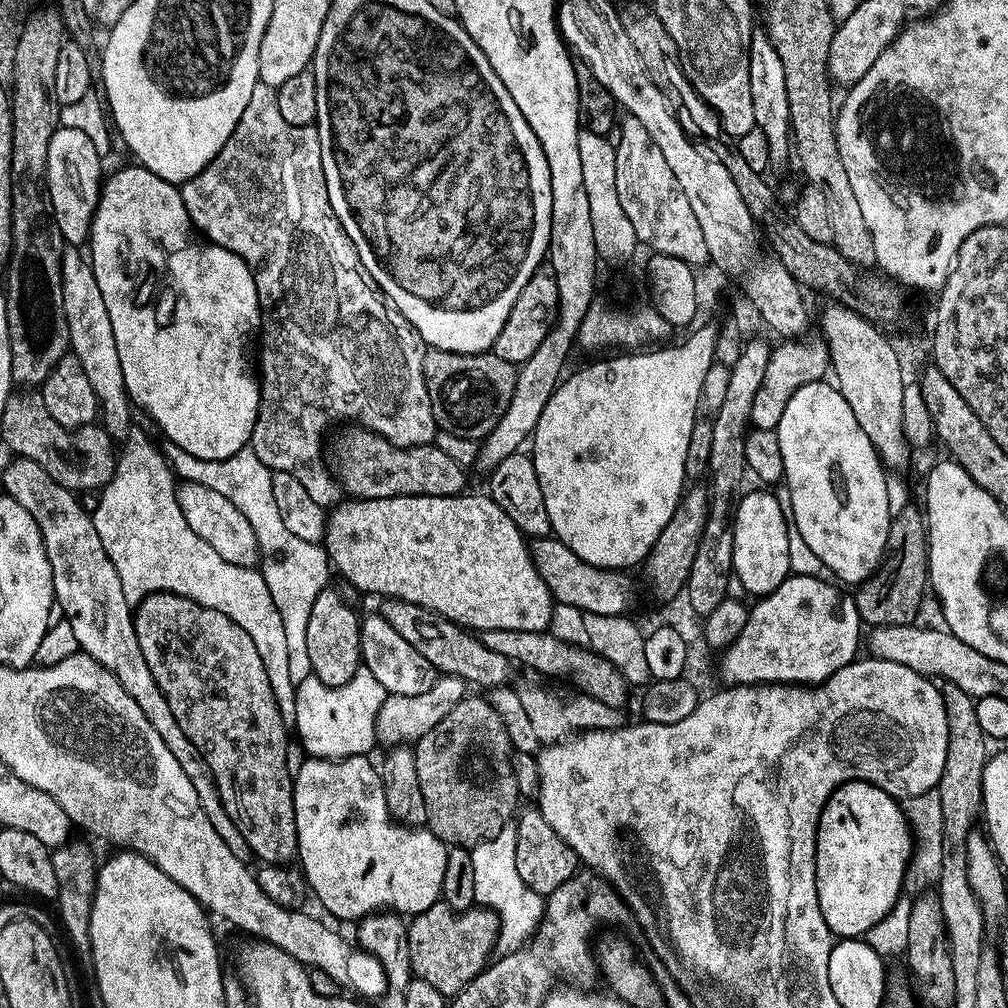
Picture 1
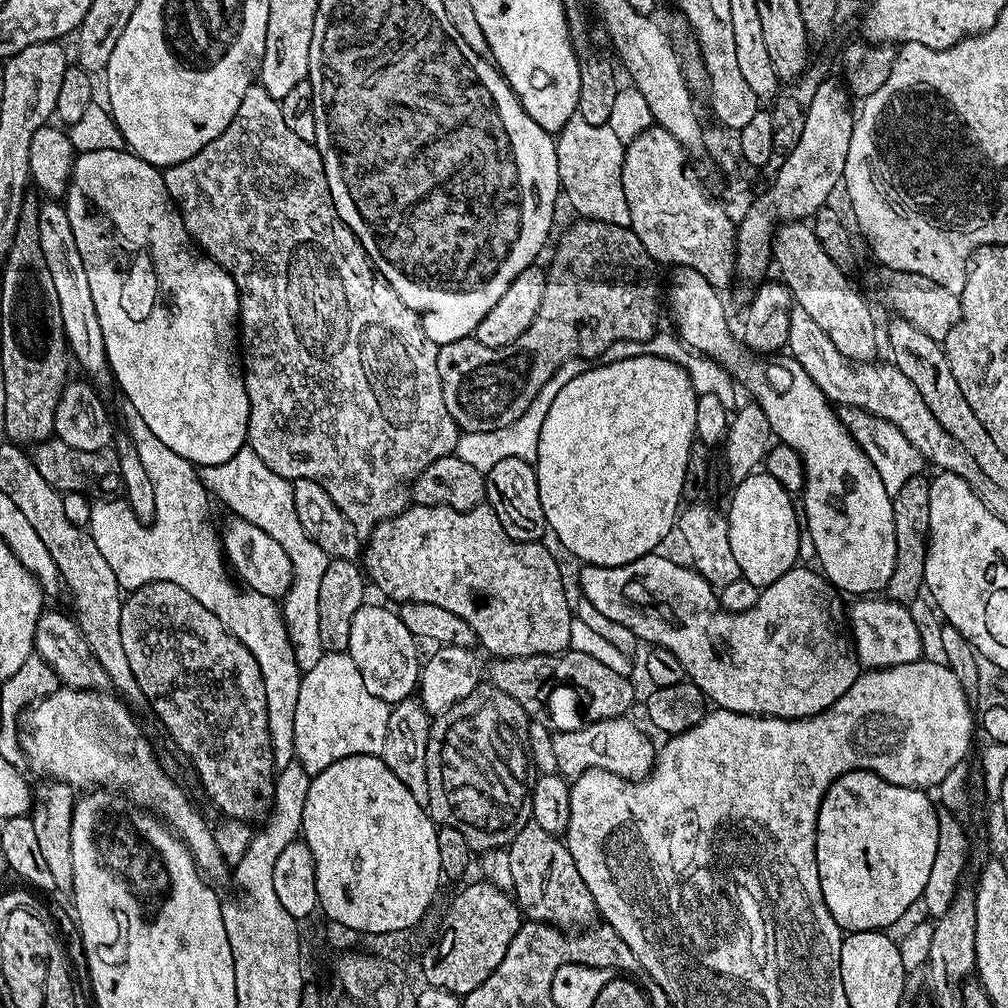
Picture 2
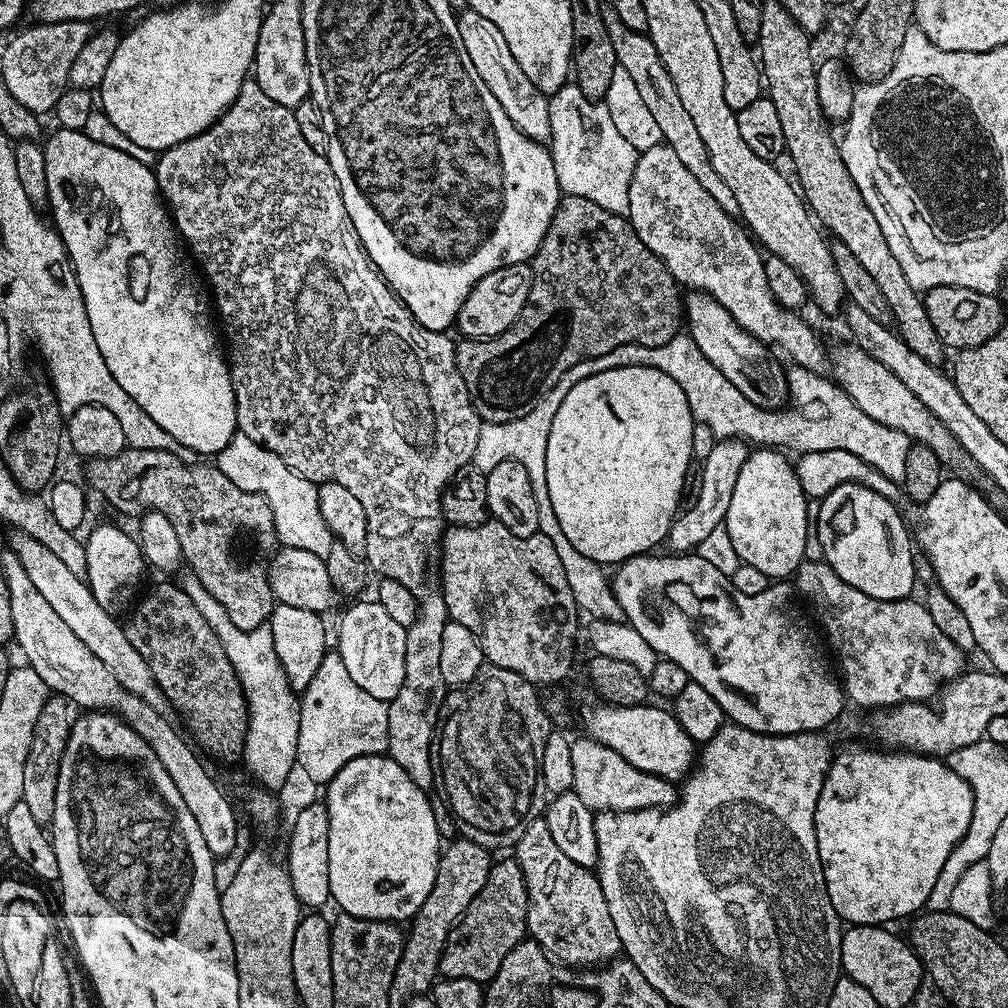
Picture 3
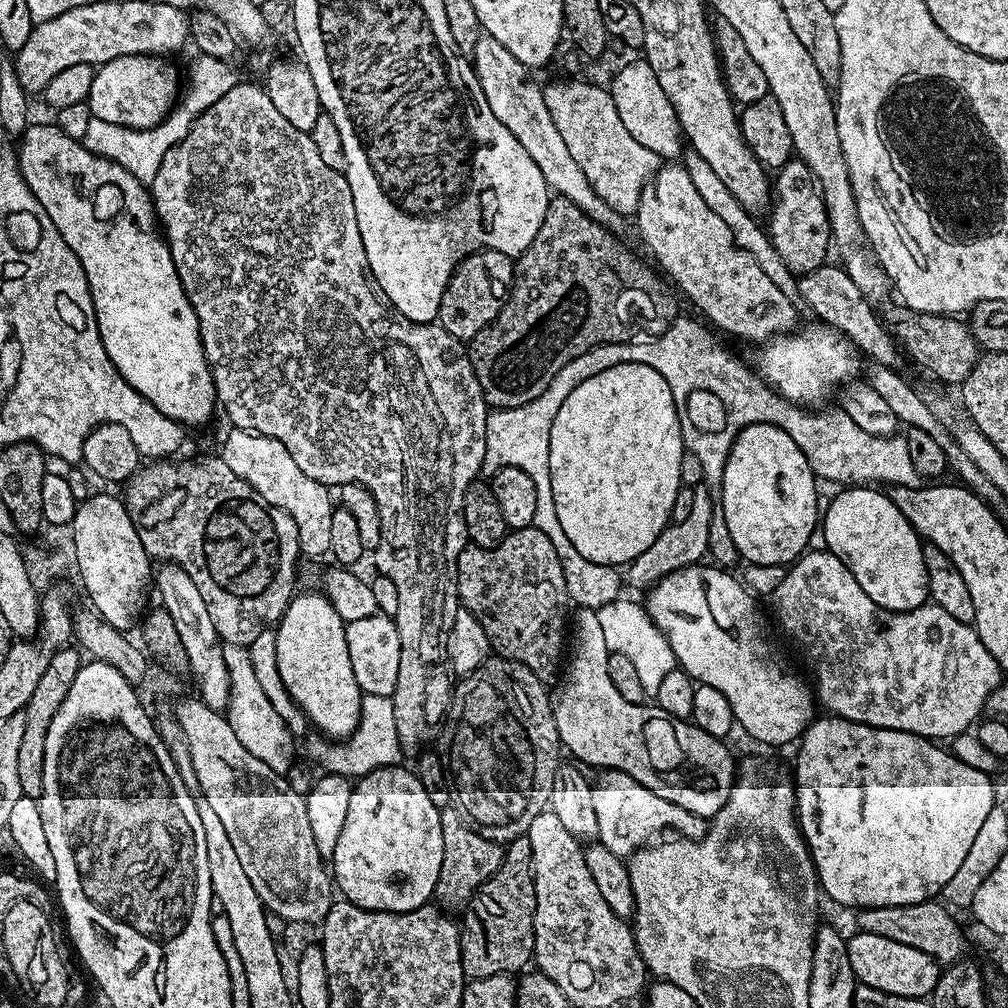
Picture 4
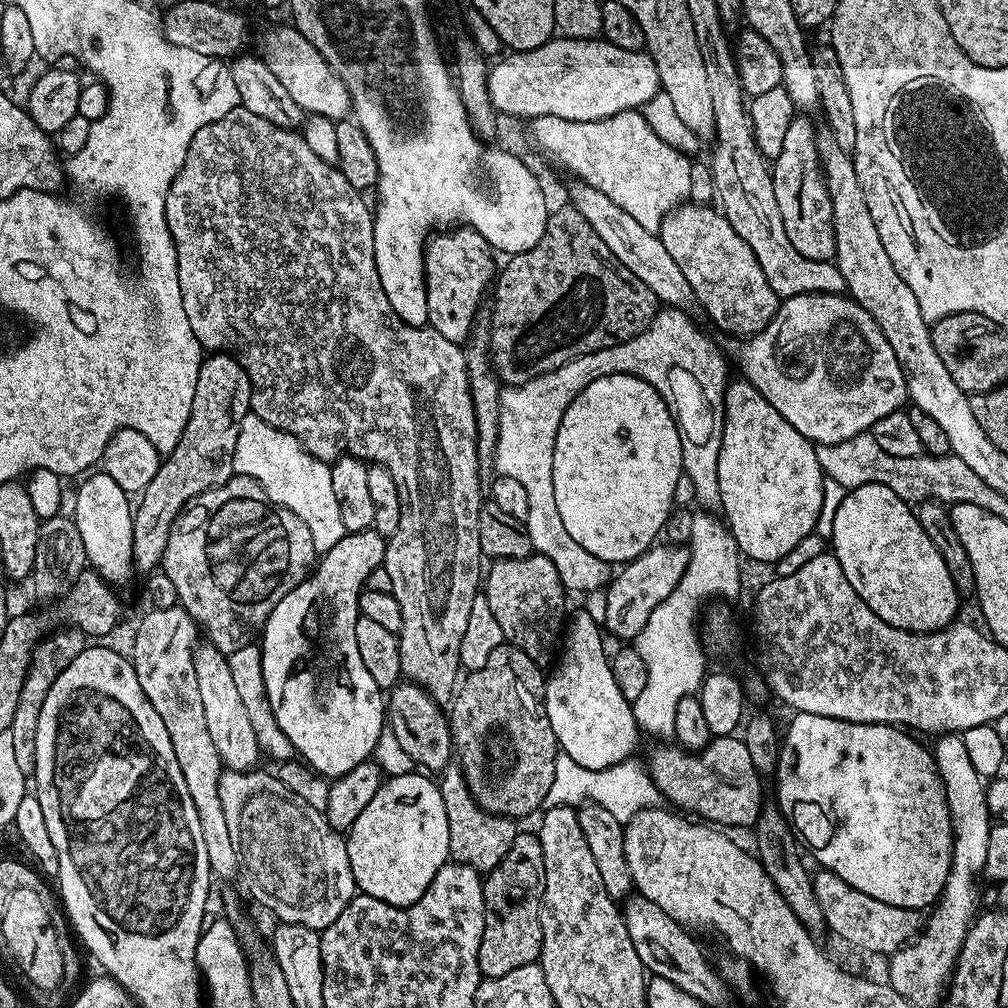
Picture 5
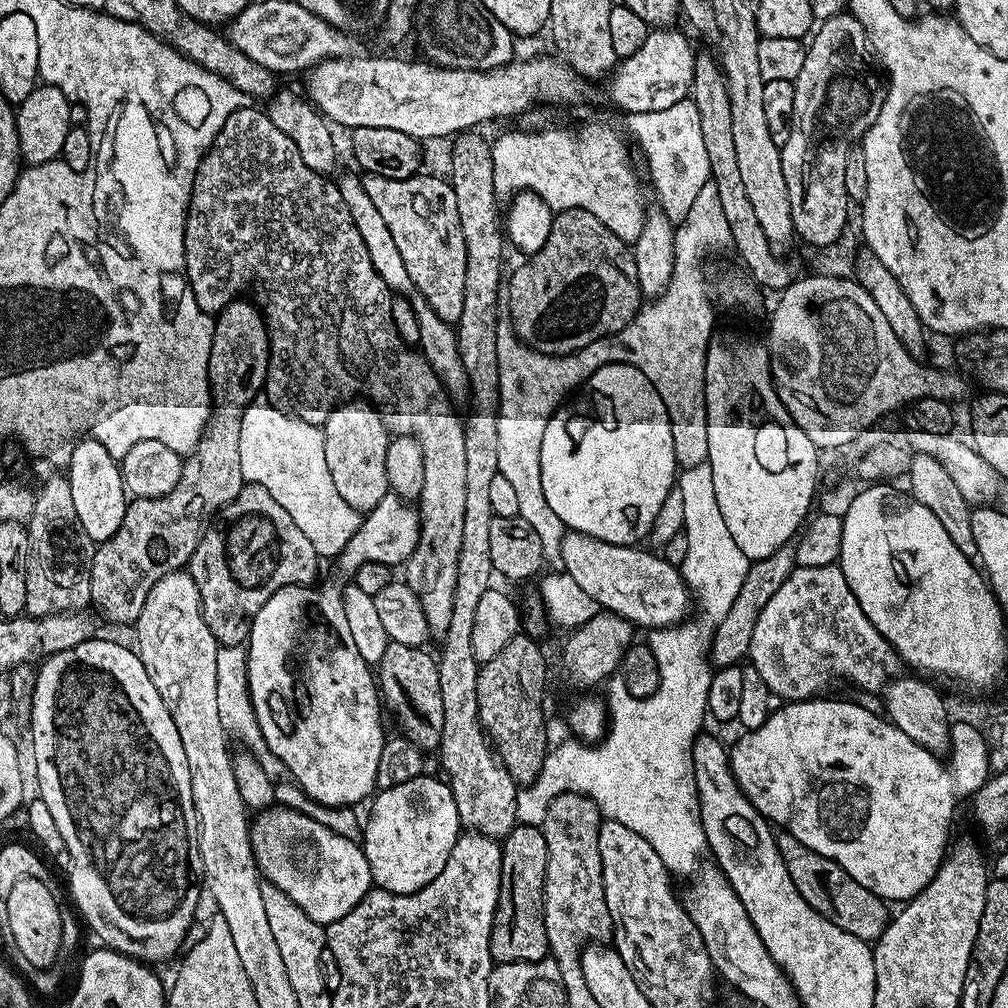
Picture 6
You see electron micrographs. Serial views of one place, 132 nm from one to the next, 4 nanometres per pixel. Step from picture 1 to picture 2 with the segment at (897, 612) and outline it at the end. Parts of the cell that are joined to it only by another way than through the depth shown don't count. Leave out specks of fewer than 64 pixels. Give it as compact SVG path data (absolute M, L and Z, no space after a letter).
M921 474L910 478L902 490L892 497L894 510L894 534L896 535L896 561L894 574L886 589L887 599L905 606L924 588L924 563L928 557L928 531L930 530L930 480Z

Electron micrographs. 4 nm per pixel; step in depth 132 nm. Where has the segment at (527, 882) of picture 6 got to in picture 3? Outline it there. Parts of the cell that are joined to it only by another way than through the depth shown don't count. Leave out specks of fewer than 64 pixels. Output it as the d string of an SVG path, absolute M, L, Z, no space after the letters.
M497 859L486 878L486 886L482 886L478 898L470 902L464 916L448 936L446 946L440 951L439 975L449 980L470 978L487 982L495 976L498 966L502 966L502 958L506 958L506 954L525 939L527 931L526 878L515 859Z

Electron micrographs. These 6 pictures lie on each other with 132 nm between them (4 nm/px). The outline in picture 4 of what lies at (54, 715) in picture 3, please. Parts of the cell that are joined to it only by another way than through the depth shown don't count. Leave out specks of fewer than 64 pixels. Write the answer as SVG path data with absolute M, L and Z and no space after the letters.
M64 646L53 652L46 671L38 678L38 686L34 686L34 694L30 694L30 702L23 710L26 727L24 727L22 743L19 746L18 779L23 795L26 796L38 798L42 794L42 774L46 762L46 734L50 731L50 722L54 722L54 714L58 714L62 702L66 702L66 694L70 694L70 686L74 683L74 678L82 663L81 653L75 647L73 648Z

